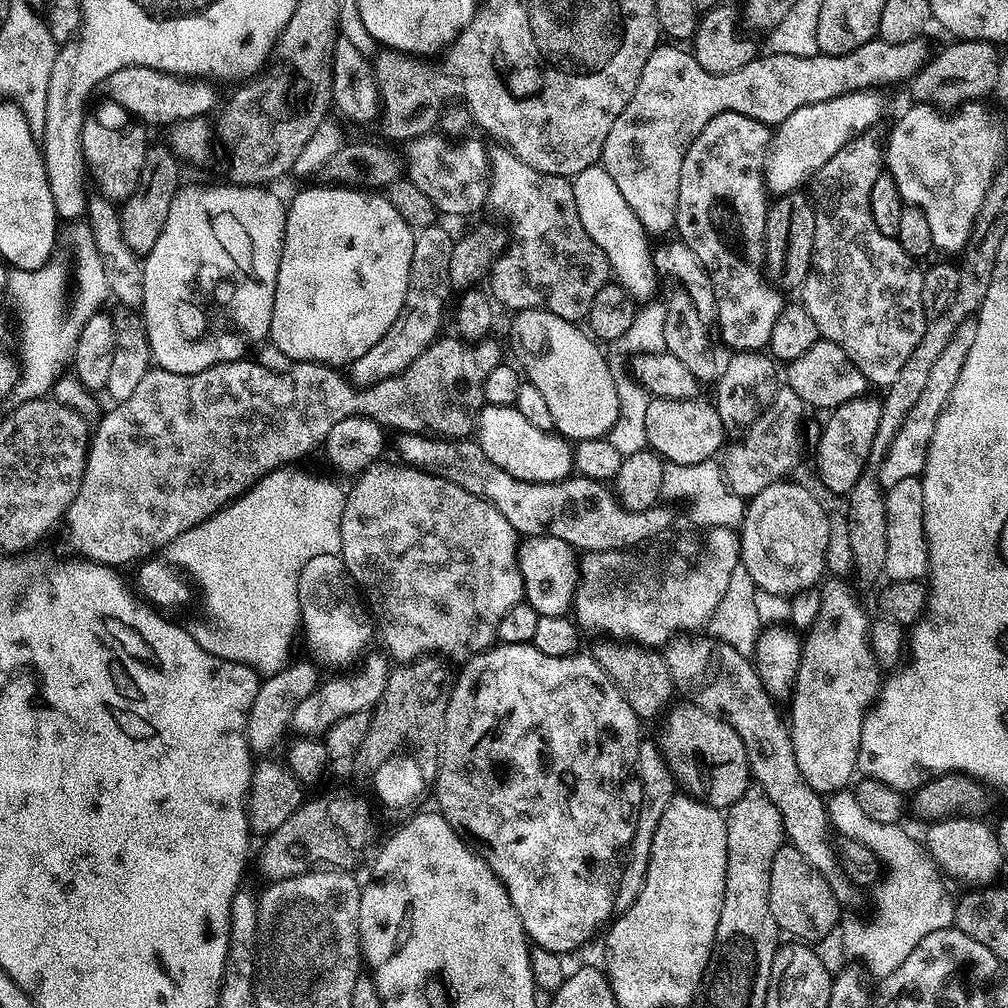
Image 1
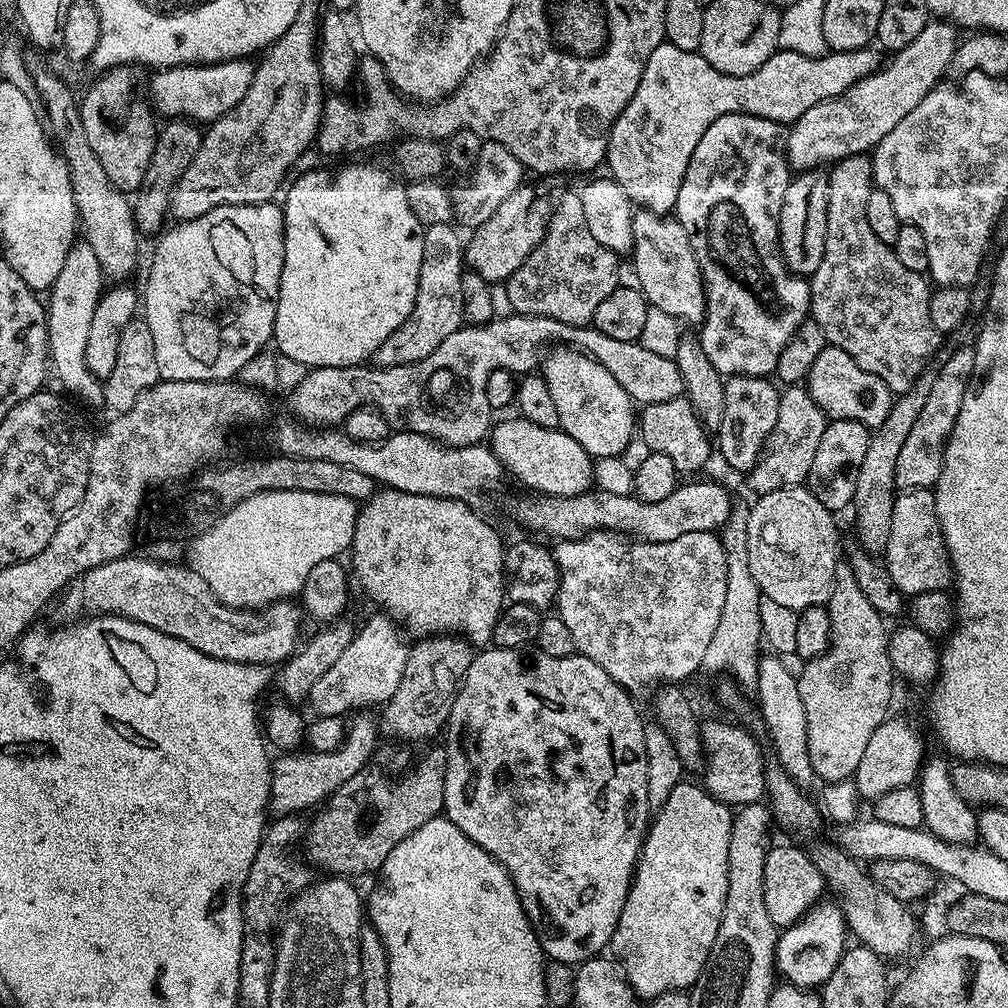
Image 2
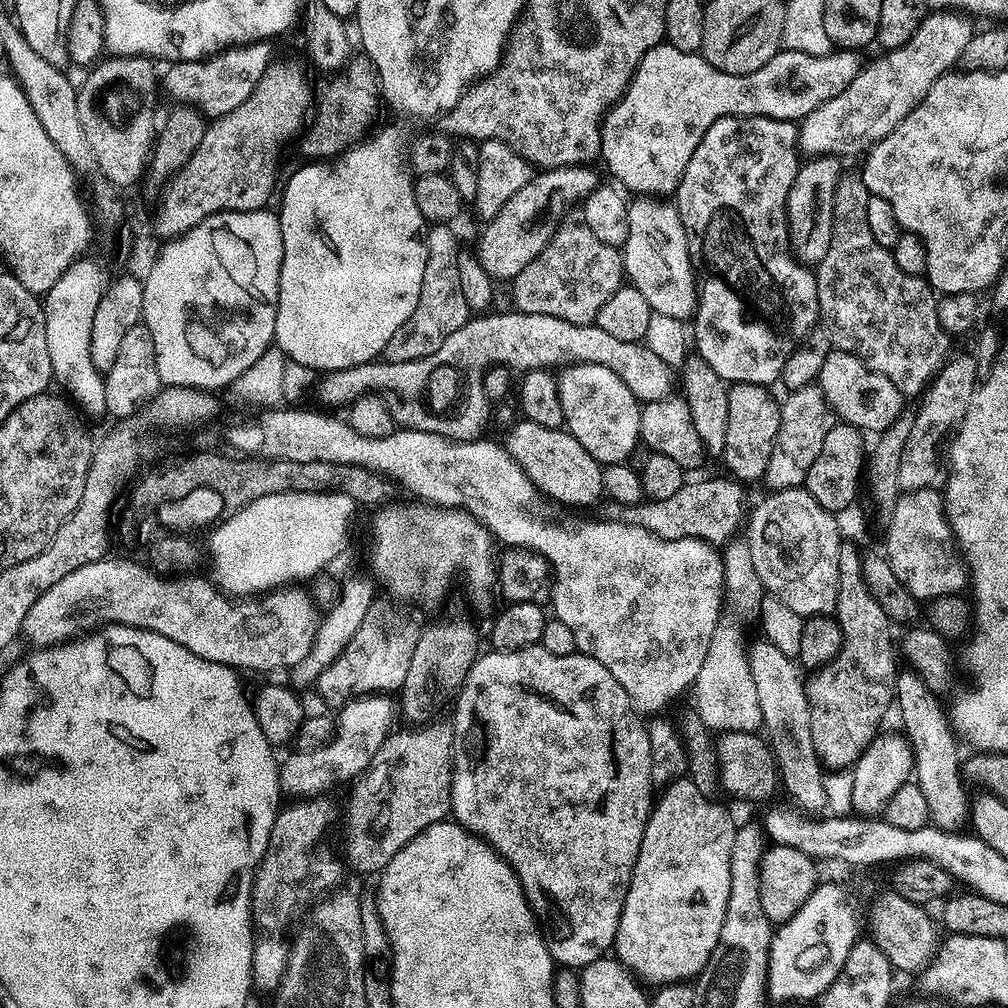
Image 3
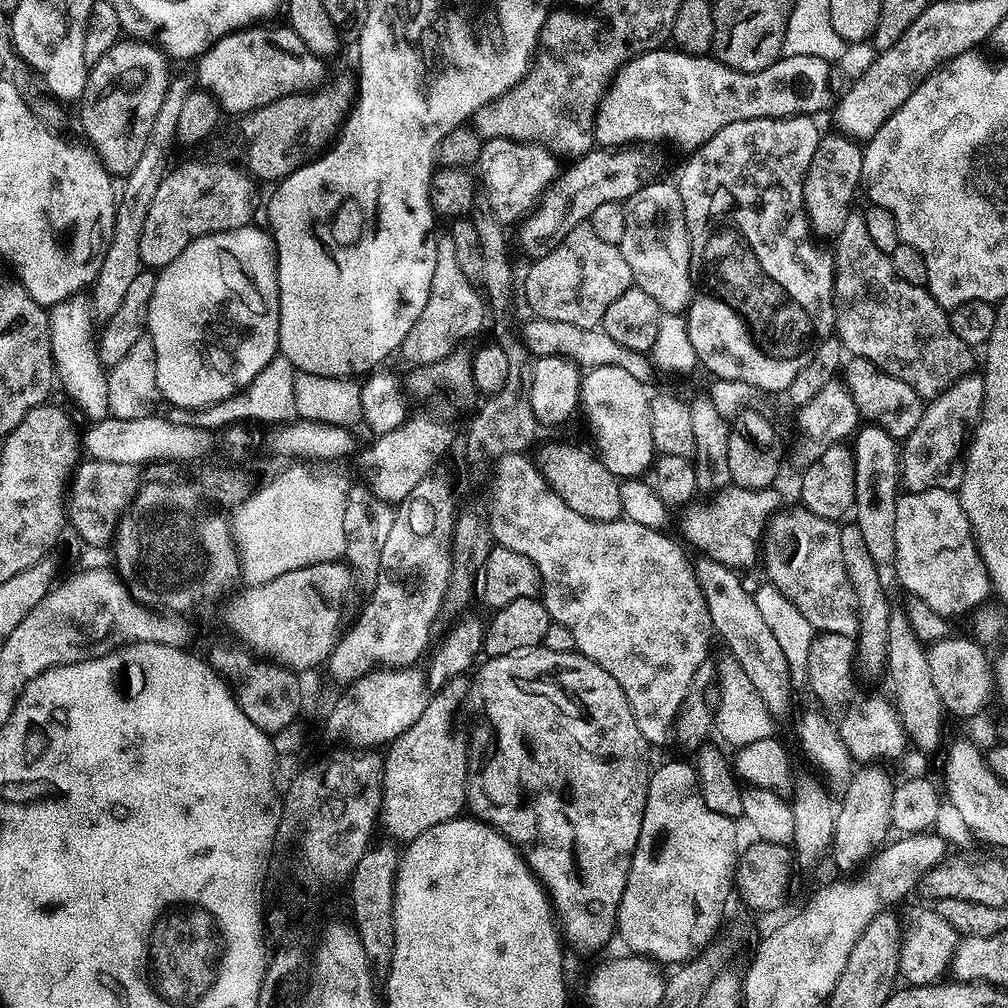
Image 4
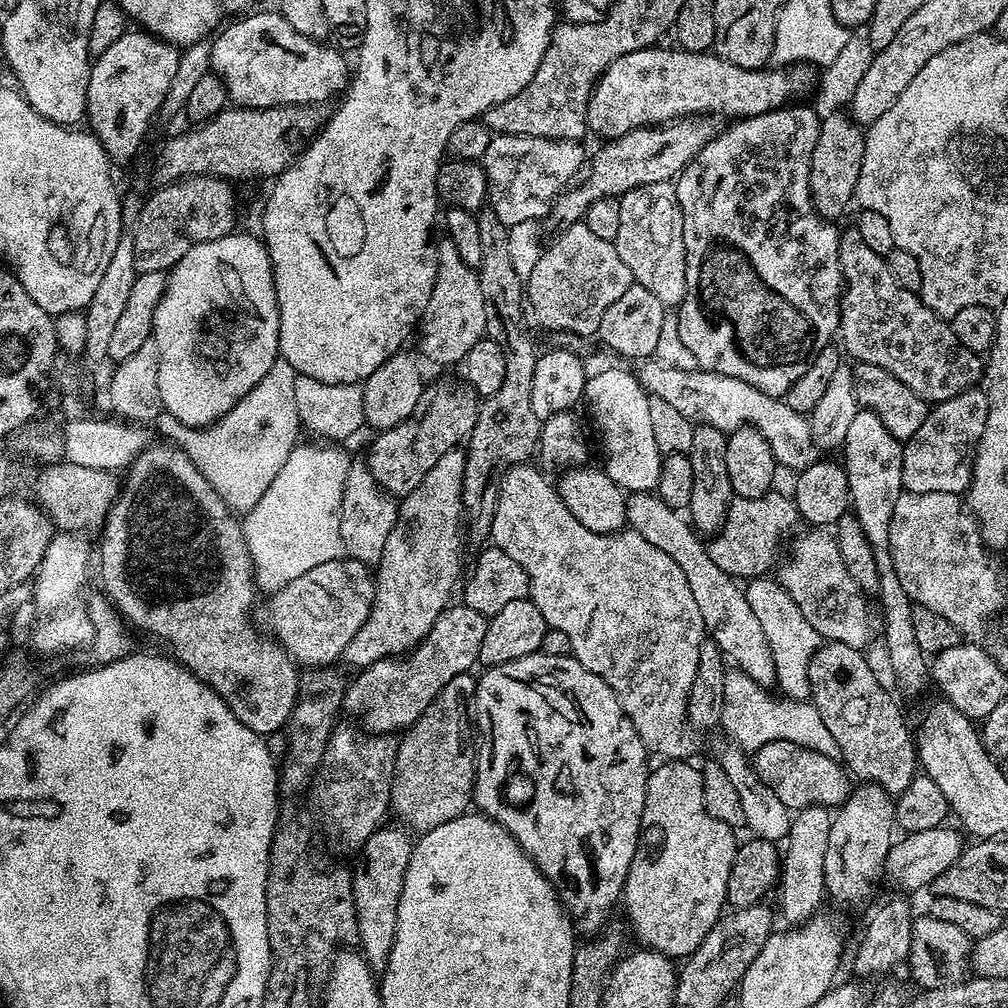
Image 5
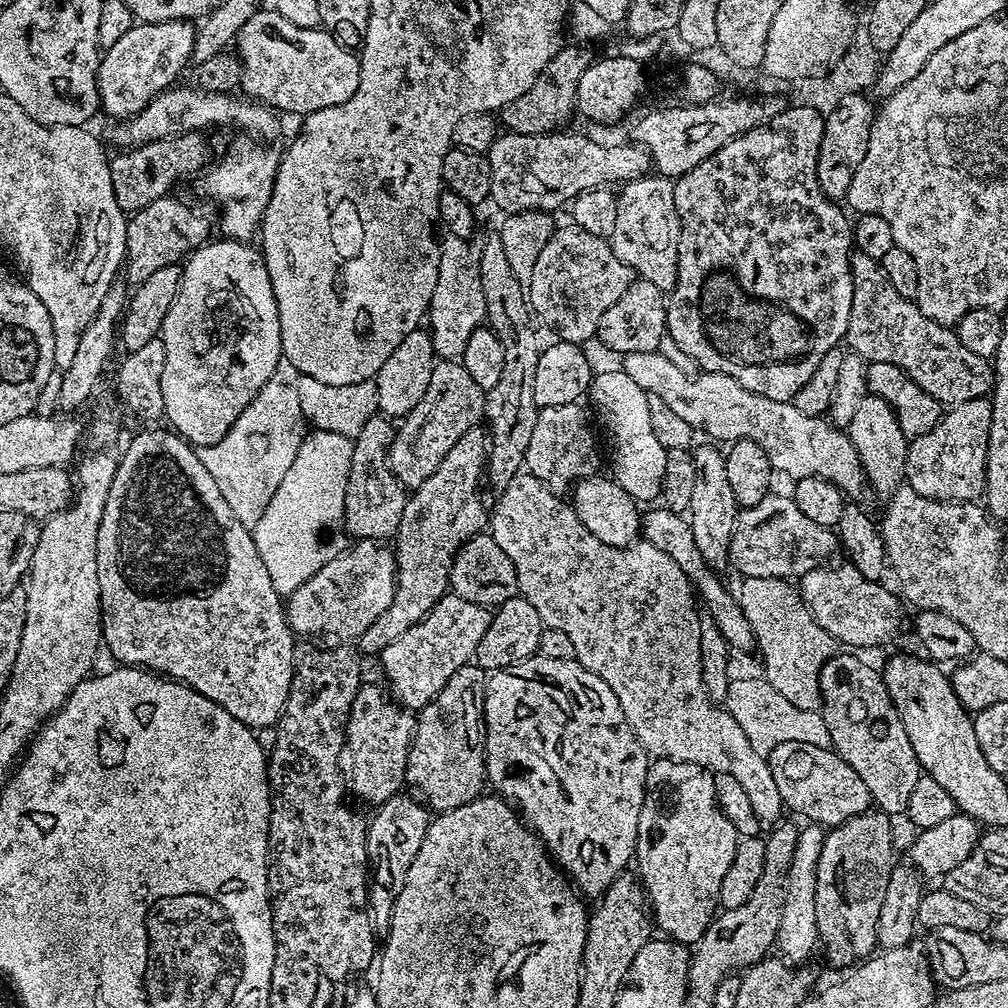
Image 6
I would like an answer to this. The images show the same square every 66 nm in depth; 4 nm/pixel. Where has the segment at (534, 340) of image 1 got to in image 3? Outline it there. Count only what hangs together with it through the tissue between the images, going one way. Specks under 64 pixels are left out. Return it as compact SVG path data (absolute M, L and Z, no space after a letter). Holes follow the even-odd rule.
M568 366L559 373L560 397L566 431L601 466L623 464L640 439L641 401L630 394L630 386L614 370L591 366Z

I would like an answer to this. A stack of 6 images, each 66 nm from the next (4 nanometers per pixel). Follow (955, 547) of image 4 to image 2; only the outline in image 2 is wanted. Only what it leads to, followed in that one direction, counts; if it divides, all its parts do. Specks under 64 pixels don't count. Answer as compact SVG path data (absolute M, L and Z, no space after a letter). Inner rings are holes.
M909 488L895 497L889 541L882 551L882 560L888 566L894 586L908 598L923 592L943 592L953 583L952 562L948 559L948 548L944 545L940 523L936 521L936 494L932 488Z

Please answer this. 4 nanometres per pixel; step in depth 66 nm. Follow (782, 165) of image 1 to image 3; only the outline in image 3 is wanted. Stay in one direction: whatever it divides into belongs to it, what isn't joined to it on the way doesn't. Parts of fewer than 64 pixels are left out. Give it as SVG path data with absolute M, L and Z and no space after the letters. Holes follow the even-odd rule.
M936 10L925 16L914 34L902 46L885 51L884 56L861 67L859 74L834 98L799 121L799 147L812 156L859 157L877 144L938 82L940 76L961 63L974 27L967 15L956 10Z

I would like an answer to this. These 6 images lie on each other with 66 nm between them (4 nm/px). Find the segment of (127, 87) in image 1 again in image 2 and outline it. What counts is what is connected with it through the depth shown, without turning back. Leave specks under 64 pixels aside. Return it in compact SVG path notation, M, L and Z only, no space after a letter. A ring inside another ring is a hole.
M251 59L224 60L220 64L177 64L174 68L160 68L146 84L146 96L151 107L164 118L187 118L193 122L211 122L222 118L250 90L256 69Z

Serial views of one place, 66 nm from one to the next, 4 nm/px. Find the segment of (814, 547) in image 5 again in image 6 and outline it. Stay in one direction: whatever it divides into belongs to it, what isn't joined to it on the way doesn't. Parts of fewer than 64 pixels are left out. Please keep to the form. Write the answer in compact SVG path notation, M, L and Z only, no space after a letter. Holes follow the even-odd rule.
M843 563L810 570L810 574L799 577L798 591L818 626L833 636L837 645L852 650L876 648L886 643L904 620L901 597L895 591L883 588L883 583L866 579L852 563Z

